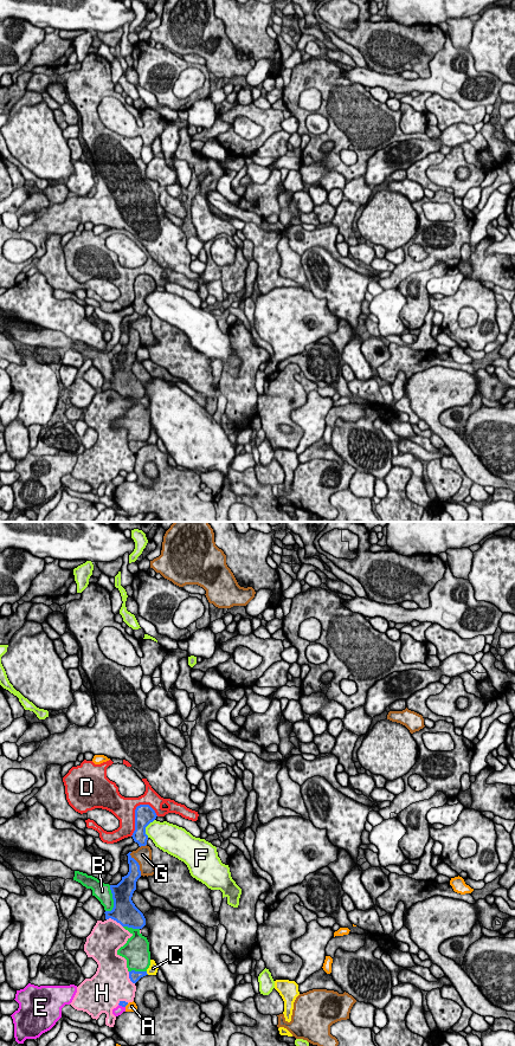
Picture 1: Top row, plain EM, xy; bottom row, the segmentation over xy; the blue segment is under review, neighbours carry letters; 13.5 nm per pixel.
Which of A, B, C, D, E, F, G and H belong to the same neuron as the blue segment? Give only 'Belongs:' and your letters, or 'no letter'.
Belongs: no letter

